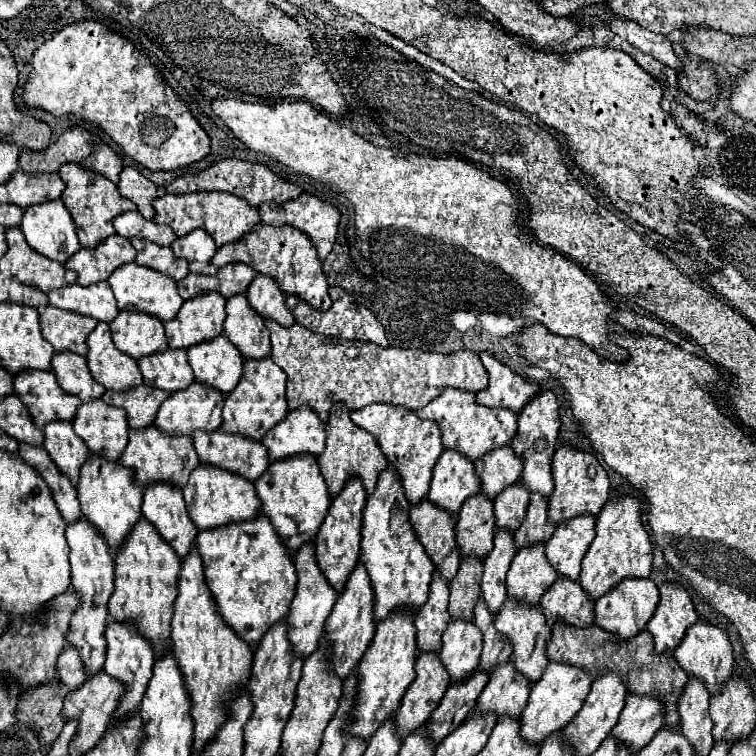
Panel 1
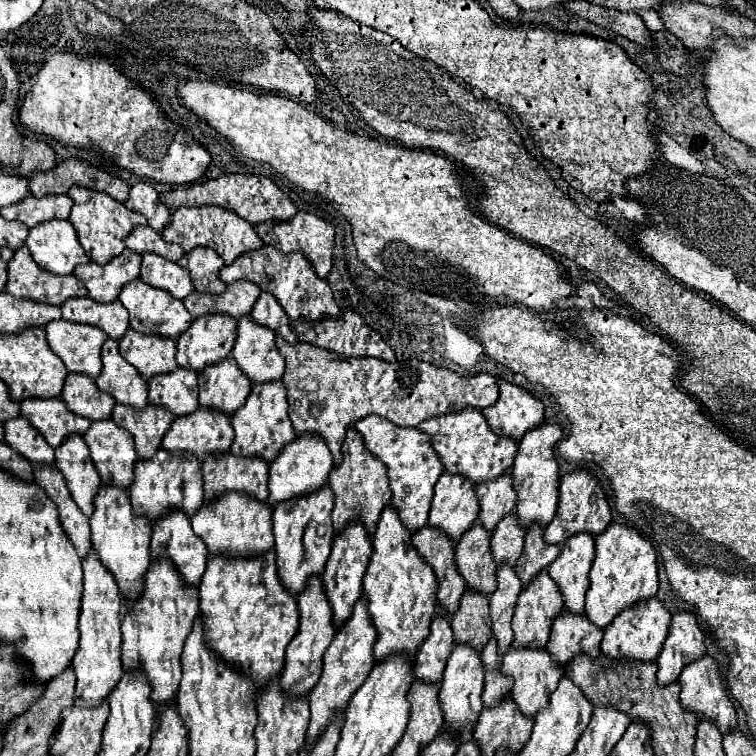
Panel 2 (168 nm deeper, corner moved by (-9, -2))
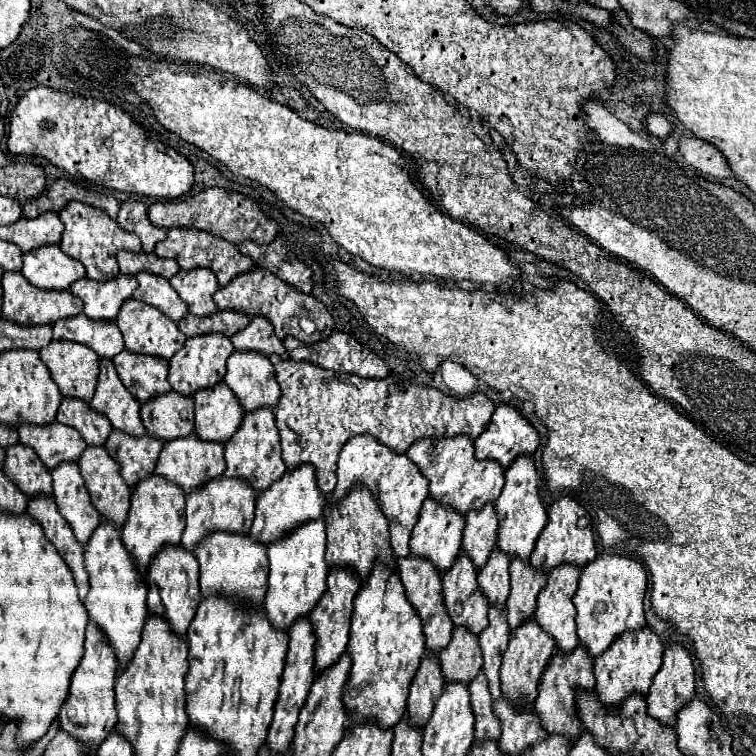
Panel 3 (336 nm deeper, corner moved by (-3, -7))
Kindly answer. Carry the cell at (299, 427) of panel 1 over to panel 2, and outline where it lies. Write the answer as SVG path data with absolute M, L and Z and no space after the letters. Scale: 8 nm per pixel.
M301 435L289 447L285 445L277 459L269 465L269 497L267 505L275 507L275 503L283 503L289 499L297 499L309 495L327 485L327 475L333 469L331 451L327 449L325 441L317 435Z

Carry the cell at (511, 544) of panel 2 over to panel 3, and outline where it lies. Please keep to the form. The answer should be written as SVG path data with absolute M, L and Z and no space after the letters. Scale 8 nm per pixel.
M495 546L489 554L489 560L479 570L477 576L477 582L485 596L489 598L489 602L499 608L505 606L505 600L509 596L509 562L511 556L505 556L503 550Z

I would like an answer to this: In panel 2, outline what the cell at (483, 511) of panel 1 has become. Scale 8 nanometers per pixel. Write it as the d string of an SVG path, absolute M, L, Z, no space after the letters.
M475 523L455 545L455 565L471 591L491 595L497 587L497 563L489 547L491 531Z

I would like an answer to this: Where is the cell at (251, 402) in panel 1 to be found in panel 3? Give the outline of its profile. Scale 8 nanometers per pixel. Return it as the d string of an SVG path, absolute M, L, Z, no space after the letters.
M257 408L257 410L245 412L241 426L225 442L225 462L227 462L227 468L223 472L225 476L247 478L255 490L265 490L287 470L283 458L281 458L279 430L275 426L273 408Z

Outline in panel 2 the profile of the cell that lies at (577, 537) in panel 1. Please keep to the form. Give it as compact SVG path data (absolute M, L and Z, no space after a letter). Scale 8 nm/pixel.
M573 535L563 547L555 563L549 567L549 577L555 579L563 605L569 613L581 615L585 593L589 587L589 569L595 557L595 539L591 535Z

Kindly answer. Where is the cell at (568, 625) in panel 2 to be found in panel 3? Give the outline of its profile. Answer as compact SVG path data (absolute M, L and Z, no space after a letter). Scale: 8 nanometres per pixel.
M583 644L575 646L573 652L555 652L541 676L539 682L539 696L535 700L535 712L539 712L539 716L543 718L543 728L547 732L555 732L555 734L565 734L573 740L579 738L581 734L581 722L577 718L575 712L575 692L573 688L587 688L593 690L595 688L595 678L593 678L593 658L589 656L587 648L583 648Z

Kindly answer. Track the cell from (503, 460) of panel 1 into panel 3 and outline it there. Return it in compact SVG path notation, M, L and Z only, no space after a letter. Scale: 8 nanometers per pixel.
M485 504L481 510L465 514L461 548L477 568L481 568L487 562L489 552L497 544L497 530L499 530L499 518L493 504Z

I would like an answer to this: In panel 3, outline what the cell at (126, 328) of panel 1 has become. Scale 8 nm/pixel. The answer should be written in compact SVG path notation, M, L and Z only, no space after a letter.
M123 350L113 358L113 364L127 390L133 392L133 396L137 396L141 402L147 402L155 394L171 390L167 380L169 362L165 358Z

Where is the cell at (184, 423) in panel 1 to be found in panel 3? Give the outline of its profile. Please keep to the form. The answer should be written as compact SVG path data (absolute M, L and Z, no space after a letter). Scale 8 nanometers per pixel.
M195 432L189 436L183 436L179 440L169 440L157 460L155 474L165 476L167 480L179 484L187 494L195 488L199 488L205 480L211 480L215 476L221 476L225 470L225 458L223 458L223 444L221 442L207 442L201 440Z

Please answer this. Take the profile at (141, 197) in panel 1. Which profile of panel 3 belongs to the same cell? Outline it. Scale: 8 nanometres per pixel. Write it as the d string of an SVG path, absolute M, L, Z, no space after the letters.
M127 200L127 202L123 202L121 210L119 210L119 216L117 216L117 222L119 222L119 226L123 230L135 232L141 238L141 244L143 244L145 252L153 252L155 244L159 240L165 240L165 234L167 234L167 230L157 228L149 220L147 206L145 206L143 200Z

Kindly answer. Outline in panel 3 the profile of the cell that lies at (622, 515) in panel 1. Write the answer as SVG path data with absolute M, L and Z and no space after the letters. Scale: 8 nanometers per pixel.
M599 554L591 564L585 564L579 578L579 588L573 596L577 608L579 640L589 654L601 654L625 630L645 626L643 598L647 590L647 572L643 564L627 554Z

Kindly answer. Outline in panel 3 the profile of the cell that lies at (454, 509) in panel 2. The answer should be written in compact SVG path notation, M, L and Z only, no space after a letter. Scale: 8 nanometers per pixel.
M427 498L423 502L421 514L419 514L419 522L413 528L413 536L411 536L411 552L415 556L423 556L423 558L431 558L433 564L443 572L447 570L455 558L461 552L461 538L463 538L463 528L465 528L465 518L461 512L457 512L455 508L449 508L447 504L441 504L433 498Z

